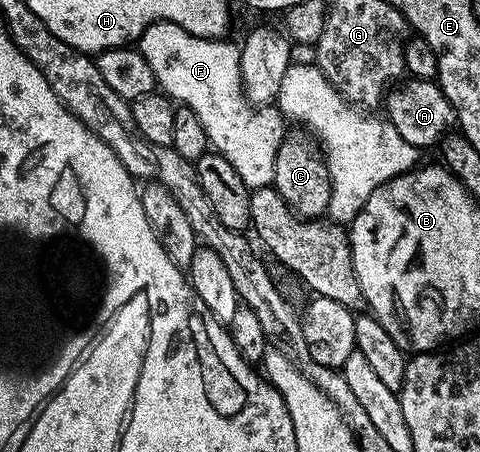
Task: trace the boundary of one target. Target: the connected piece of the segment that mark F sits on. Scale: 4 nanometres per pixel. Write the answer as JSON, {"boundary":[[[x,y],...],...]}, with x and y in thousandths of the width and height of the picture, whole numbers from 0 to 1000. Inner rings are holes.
{"boundary":[[[335,46],[319,49],[298,69],[285,93],[285,111],[298,117],[323,159],[333,199],[352,217],[400,241],[421,270],[438,323],[454,341],[473,347],[508,407],[529,423],[569,407],[573,347],[598,296],[598,272],[575,235],[548,232],[533,243],[529,230],[521,228],[504,188],[502,106],[492,93],[485,97],[477,91],[406,82],[363,49]]]}

